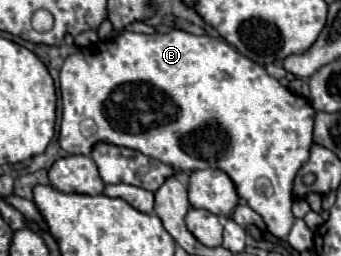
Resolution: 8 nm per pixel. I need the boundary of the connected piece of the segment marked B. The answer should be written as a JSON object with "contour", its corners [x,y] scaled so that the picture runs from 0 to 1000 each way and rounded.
{"contour":[[[499,121],[499,129],[469,129],[469,137],[416,137],[416,129],[352,129],[334,152],[317,160],[293,160],[282,176],[229,191],[223,215],[205,215],[188,254],[176,270],[176,352],[182,387],[182,469],[176,484],[176,574],[194,598],[240,598],[240,605],[264,605],[282,559],[323,559],[323,566],[346,566],[346,574],[381,574],[399,590],[416,590],[422,605],[440,605],[487,645],[504,645],[522,676],[563,676],[581,668],[592,652],[645,652],[657,676],[674,684],[674,699],[692,723],[698,762],[751,824],[768,840],[774,871],[786,879],[792,910],[809,918],[815,934],[839,934],[856,871],[862,871],[862,840],[850,824],[856,809],[856,707],[868,668],[891,645],[891,629],[903,621],[903,582],[915,566],[915,496],[921,496],[921,465],[927,465],[927,434],[921,418],[909,418],[909,395],[862,371],[850,348],[839,348],[833,332],[821,332],[815,309],[792,301],[786,277],[745,246],[739,230],[721,230],[716,215],[692,207],[669,168],[616,145],[616,137],[569,137],[569,129],[545,129],[545,121]]]}

